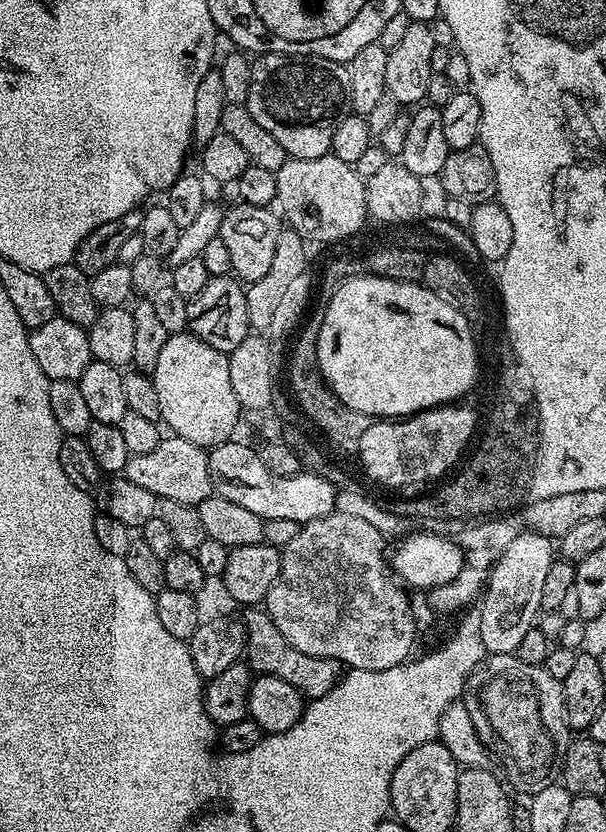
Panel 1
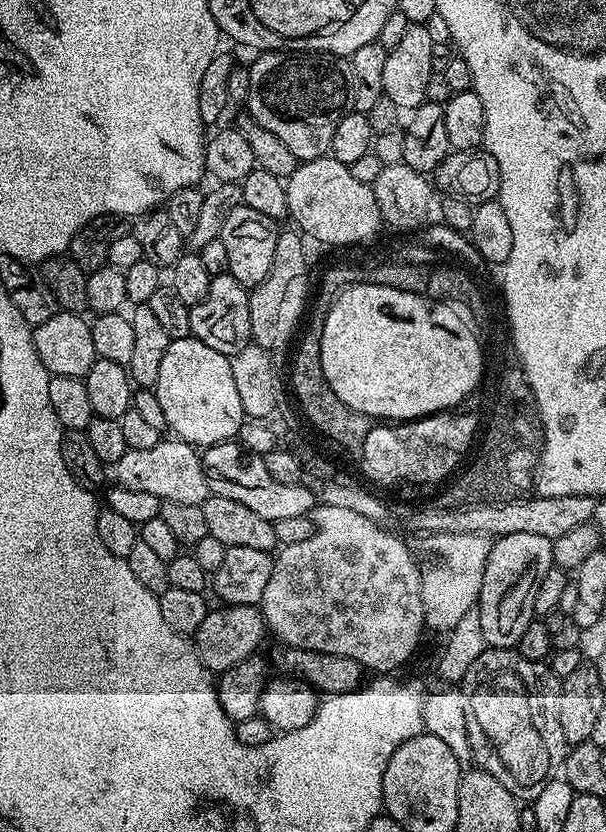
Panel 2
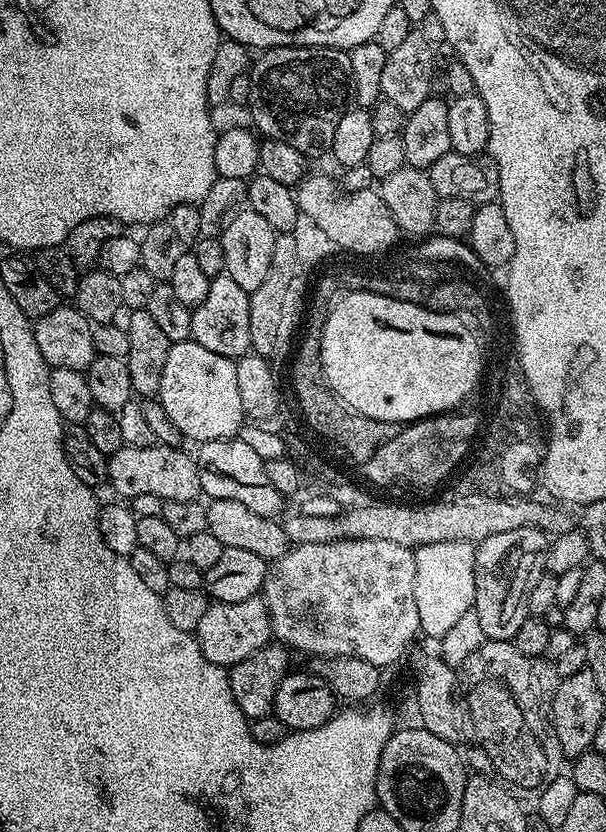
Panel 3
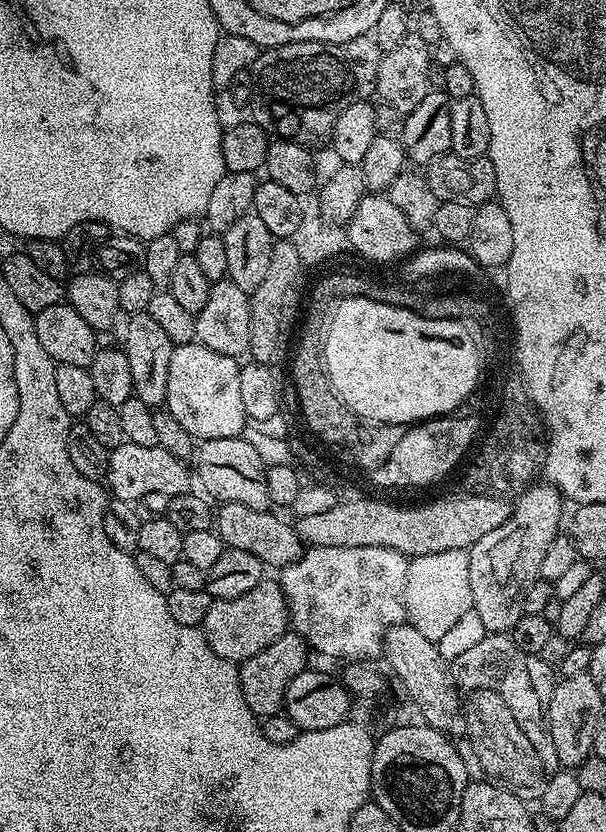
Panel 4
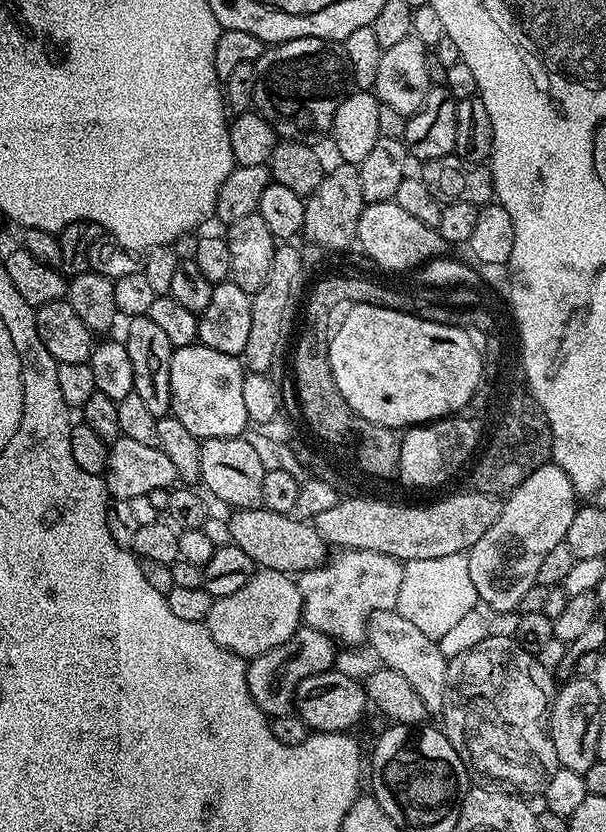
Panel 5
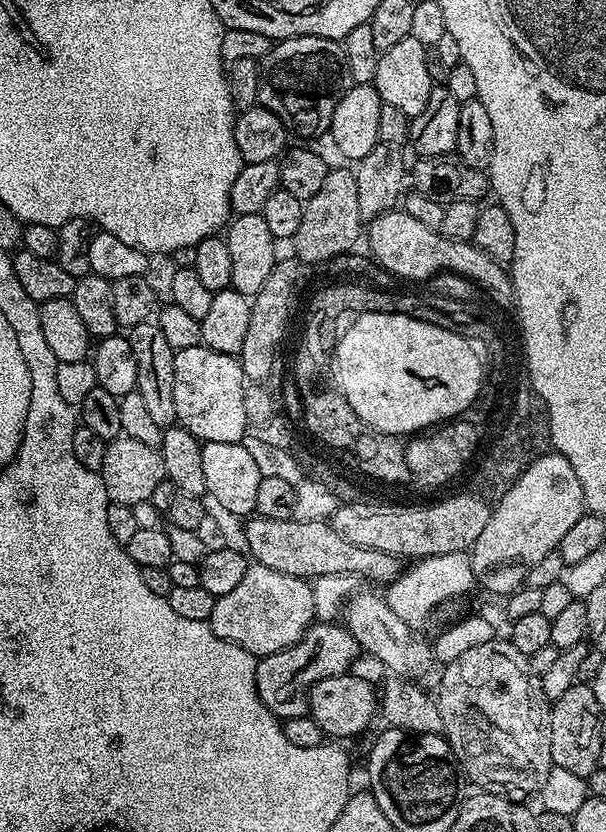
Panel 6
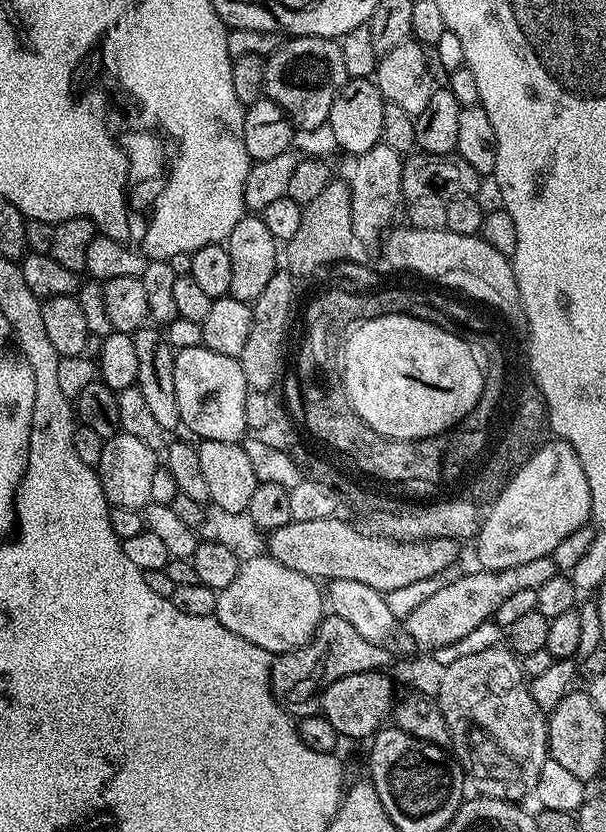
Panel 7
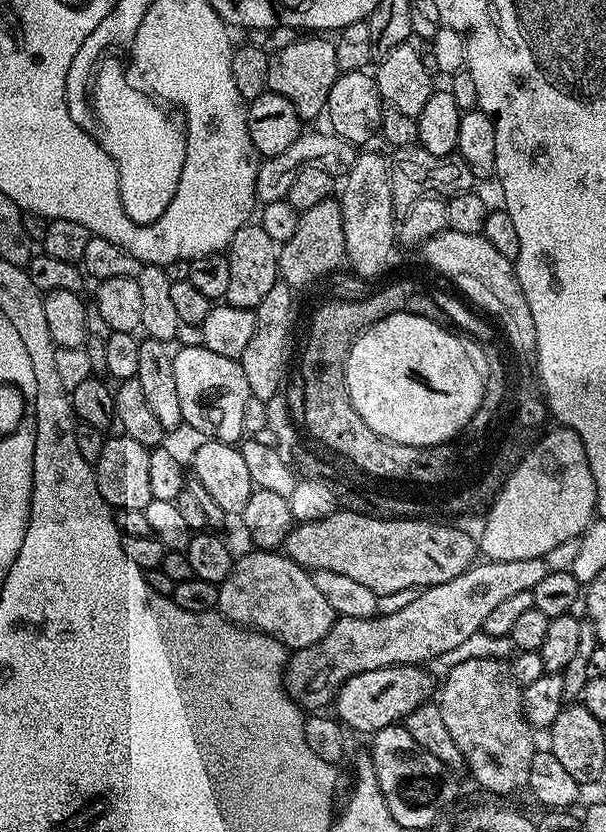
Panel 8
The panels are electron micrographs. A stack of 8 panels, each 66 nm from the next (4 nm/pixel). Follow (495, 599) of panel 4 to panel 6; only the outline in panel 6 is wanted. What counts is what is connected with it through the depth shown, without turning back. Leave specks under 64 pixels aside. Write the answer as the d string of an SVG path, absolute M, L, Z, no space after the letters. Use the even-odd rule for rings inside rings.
M555 450L533 460L530 467L508 485L504 497L492 508L486 530L478 534L470 549L476 584L501 598L509 595L510 587L500 579L507 572L532 568L541 558L546 558L546 554L557 551L570 526L586 512L578 474L574 474L568 457Z

